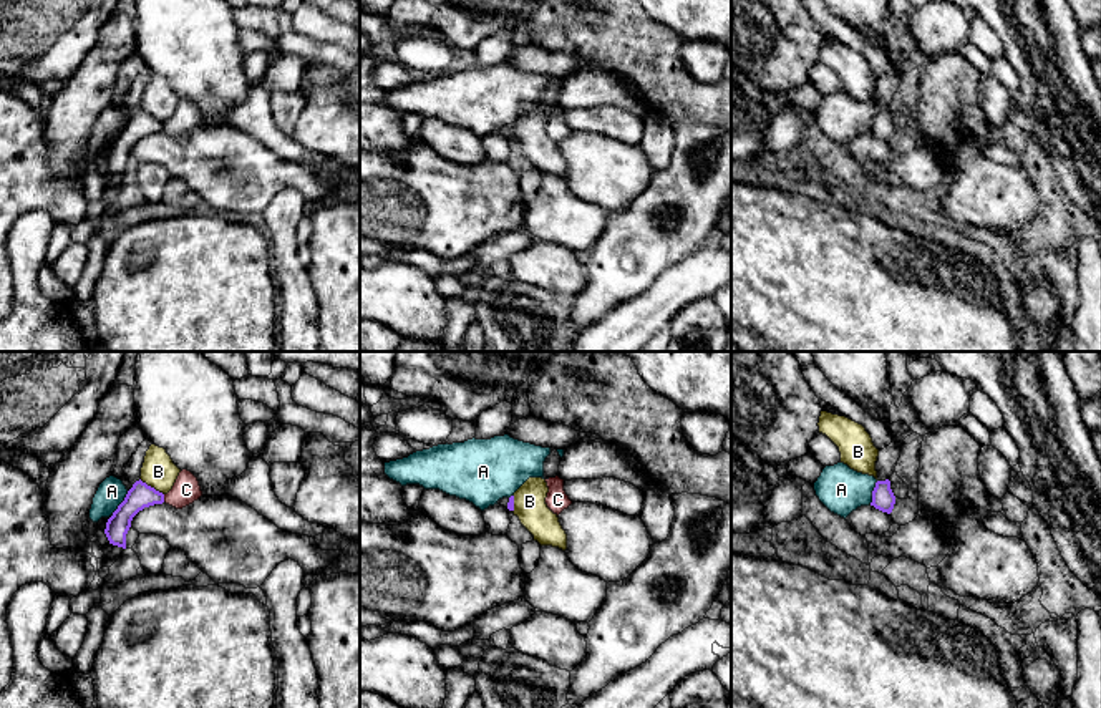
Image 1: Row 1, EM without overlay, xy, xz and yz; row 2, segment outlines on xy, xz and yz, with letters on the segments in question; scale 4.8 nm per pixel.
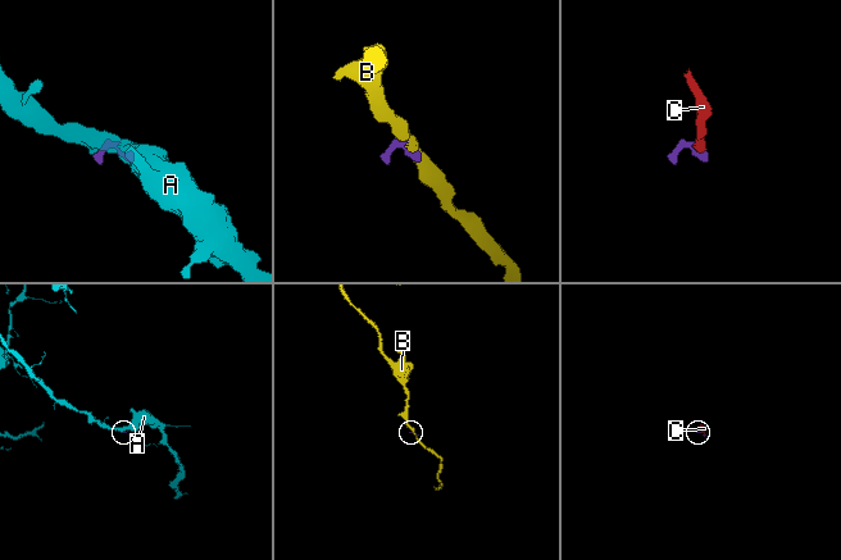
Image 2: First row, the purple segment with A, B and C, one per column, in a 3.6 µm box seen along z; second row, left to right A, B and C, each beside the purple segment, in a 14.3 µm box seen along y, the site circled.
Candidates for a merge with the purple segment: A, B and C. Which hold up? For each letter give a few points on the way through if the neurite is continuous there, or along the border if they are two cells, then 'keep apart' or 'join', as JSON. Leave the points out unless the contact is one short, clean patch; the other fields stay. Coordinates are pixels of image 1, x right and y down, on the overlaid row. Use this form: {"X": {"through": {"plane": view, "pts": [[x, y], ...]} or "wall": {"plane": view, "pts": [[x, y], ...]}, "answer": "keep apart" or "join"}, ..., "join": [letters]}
{"A": {"wall": {"plane": "xy", "pts": [[128, 491], [111, 516]]}, "answer": "keep apart"}, "B": {"wall": {"plane": "xy", "pts": [[140, 480], [163, 494]]}, "answer": "keep apart"}, "C": {"through": {"plane": "xy", "pts": [[140, 496], [163, 498], [178, 498], [186, 489]]}, "answer": "join"}, "join": ["C"]}

